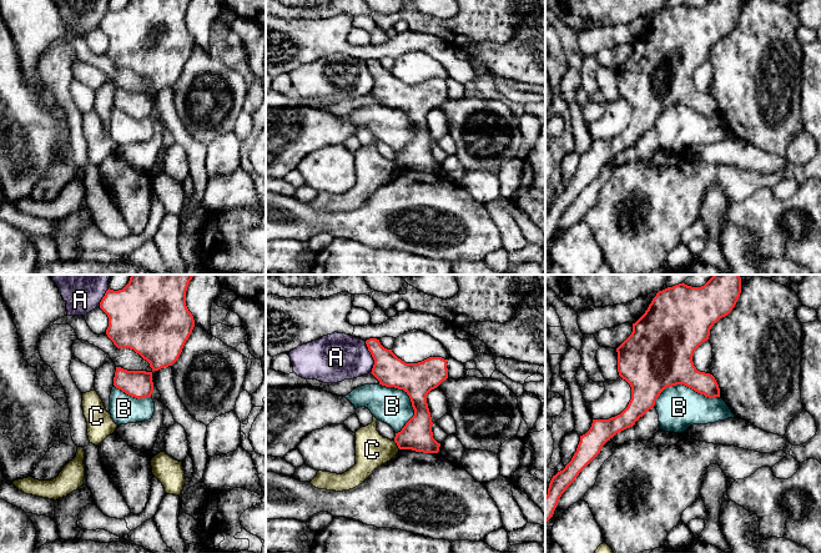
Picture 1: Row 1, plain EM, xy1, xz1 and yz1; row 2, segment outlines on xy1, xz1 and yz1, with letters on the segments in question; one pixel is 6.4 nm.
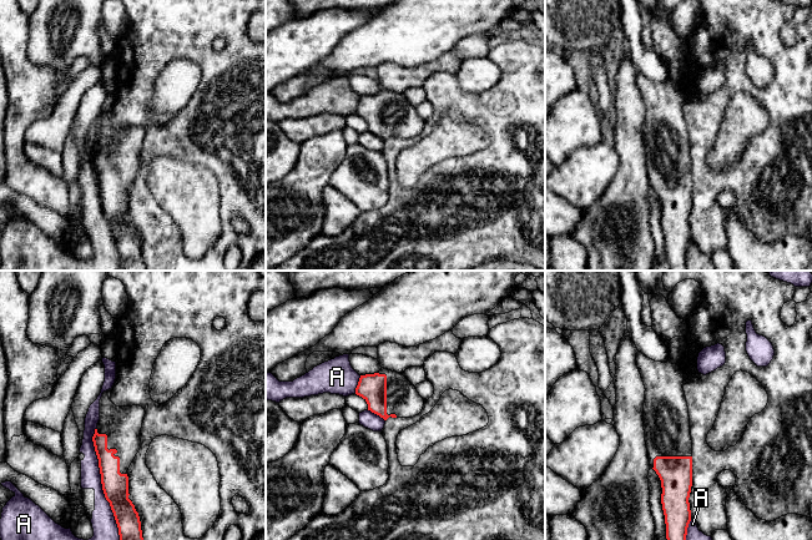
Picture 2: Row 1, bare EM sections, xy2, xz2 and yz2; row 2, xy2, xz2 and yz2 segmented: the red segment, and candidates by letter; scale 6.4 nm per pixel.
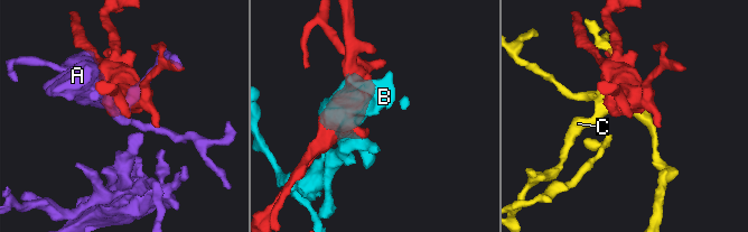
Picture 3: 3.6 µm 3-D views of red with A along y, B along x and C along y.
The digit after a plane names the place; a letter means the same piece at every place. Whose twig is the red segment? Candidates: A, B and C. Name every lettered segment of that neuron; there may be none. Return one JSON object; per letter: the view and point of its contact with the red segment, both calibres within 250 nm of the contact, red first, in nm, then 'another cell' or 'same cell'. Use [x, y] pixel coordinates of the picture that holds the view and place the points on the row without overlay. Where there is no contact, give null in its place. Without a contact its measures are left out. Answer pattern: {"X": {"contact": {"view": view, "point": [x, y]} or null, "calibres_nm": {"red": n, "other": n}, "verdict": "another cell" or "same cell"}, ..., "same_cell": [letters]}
{"A": {"contact": {"view": "xy2", "point": [102, 210]}, "calibres_nm": {"red": 170, "other": 160}, "verdict": "another cell"}, "B": {"contact": {"view": "yz1", "point": [683, 104]}, "calibres_nm": {"red": 440, "other": 280}, "verdict": "another cell"}, "C": {"contact": {"view": "xz1", "point": [397, 165]}, "calibres_nm": {"red": 200, "other": 220}, "verdict": "another cell"}, "same_cell": []}

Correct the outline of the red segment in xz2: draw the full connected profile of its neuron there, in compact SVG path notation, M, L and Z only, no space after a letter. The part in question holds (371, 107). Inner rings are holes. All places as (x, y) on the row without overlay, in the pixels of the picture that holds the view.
M384 89L374 95L360 96L355 115L367 122L368 131L384 141L389 137L413 138L425 123L403 94Z

